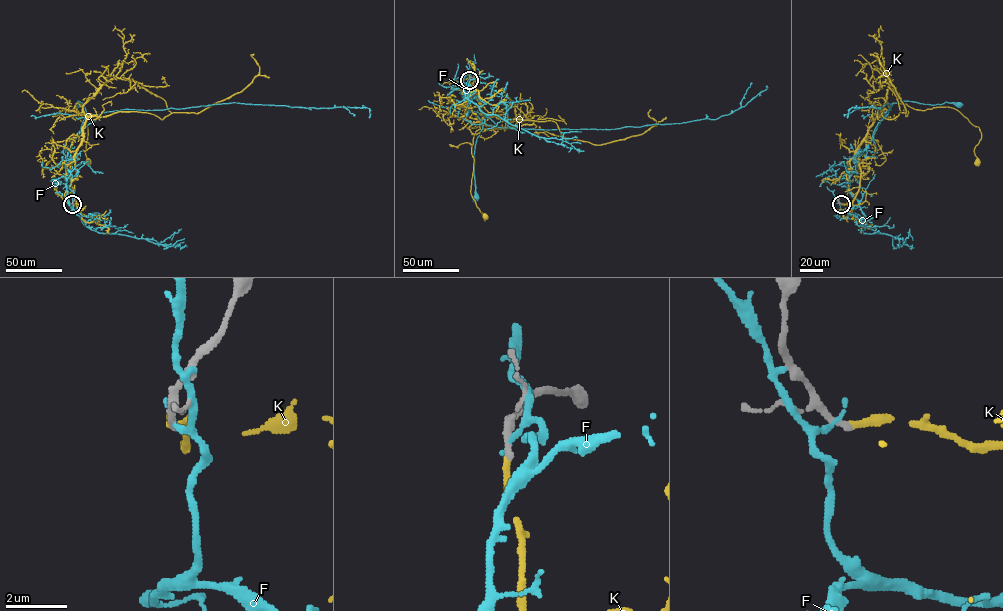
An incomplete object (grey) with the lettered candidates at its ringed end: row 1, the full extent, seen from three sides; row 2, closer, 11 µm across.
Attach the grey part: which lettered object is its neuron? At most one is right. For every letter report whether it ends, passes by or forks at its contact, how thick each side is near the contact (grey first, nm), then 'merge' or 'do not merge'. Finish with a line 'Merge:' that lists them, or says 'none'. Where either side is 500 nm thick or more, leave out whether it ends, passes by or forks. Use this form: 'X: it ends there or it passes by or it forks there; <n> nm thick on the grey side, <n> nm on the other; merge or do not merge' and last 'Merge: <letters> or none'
F: it ends there; 200 nm thick on the grey side, 190 nm on the other; do not merge
K: it ends there; 220 nm thick on the grey side, 240 nm on the other; merge
Merge: K

